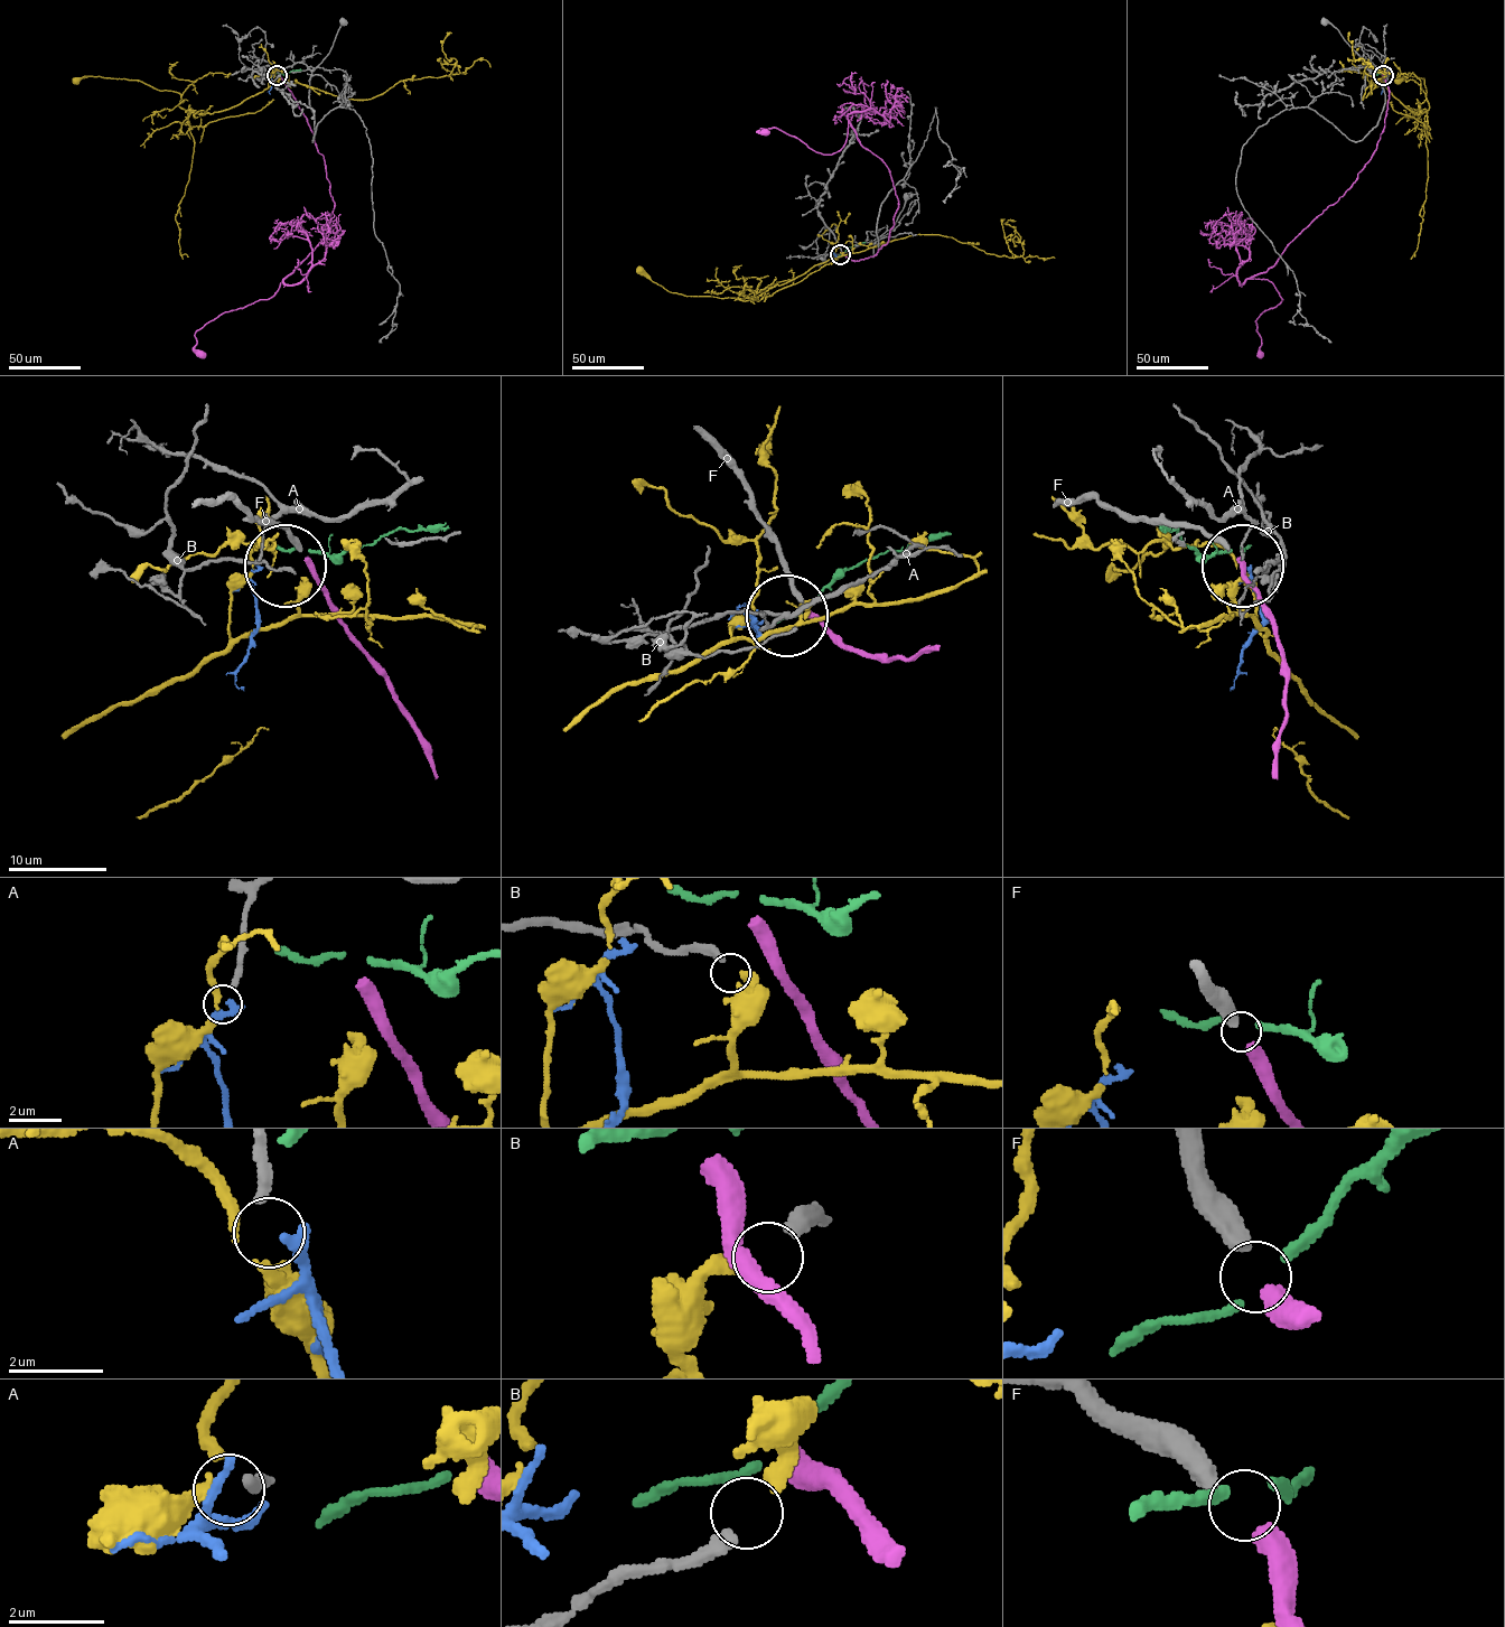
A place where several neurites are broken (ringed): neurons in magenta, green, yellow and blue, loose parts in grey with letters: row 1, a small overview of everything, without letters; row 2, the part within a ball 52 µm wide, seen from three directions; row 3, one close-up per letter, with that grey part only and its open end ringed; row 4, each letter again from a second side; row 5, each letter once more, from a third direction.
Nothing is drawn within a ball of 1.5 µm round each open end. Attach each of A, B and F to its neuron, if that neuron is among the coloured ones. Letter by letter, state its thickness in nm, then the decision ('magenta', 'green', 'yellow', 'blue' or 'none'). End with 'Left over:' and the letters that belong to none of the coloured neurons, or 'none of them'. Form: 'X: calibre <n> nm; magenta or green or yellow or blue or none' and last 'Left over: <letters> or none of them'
A: calibre 240 nm; blue
B: calibre 320 nm; yellow
F: calibre 440 nm; magenta
Left over: none of them

